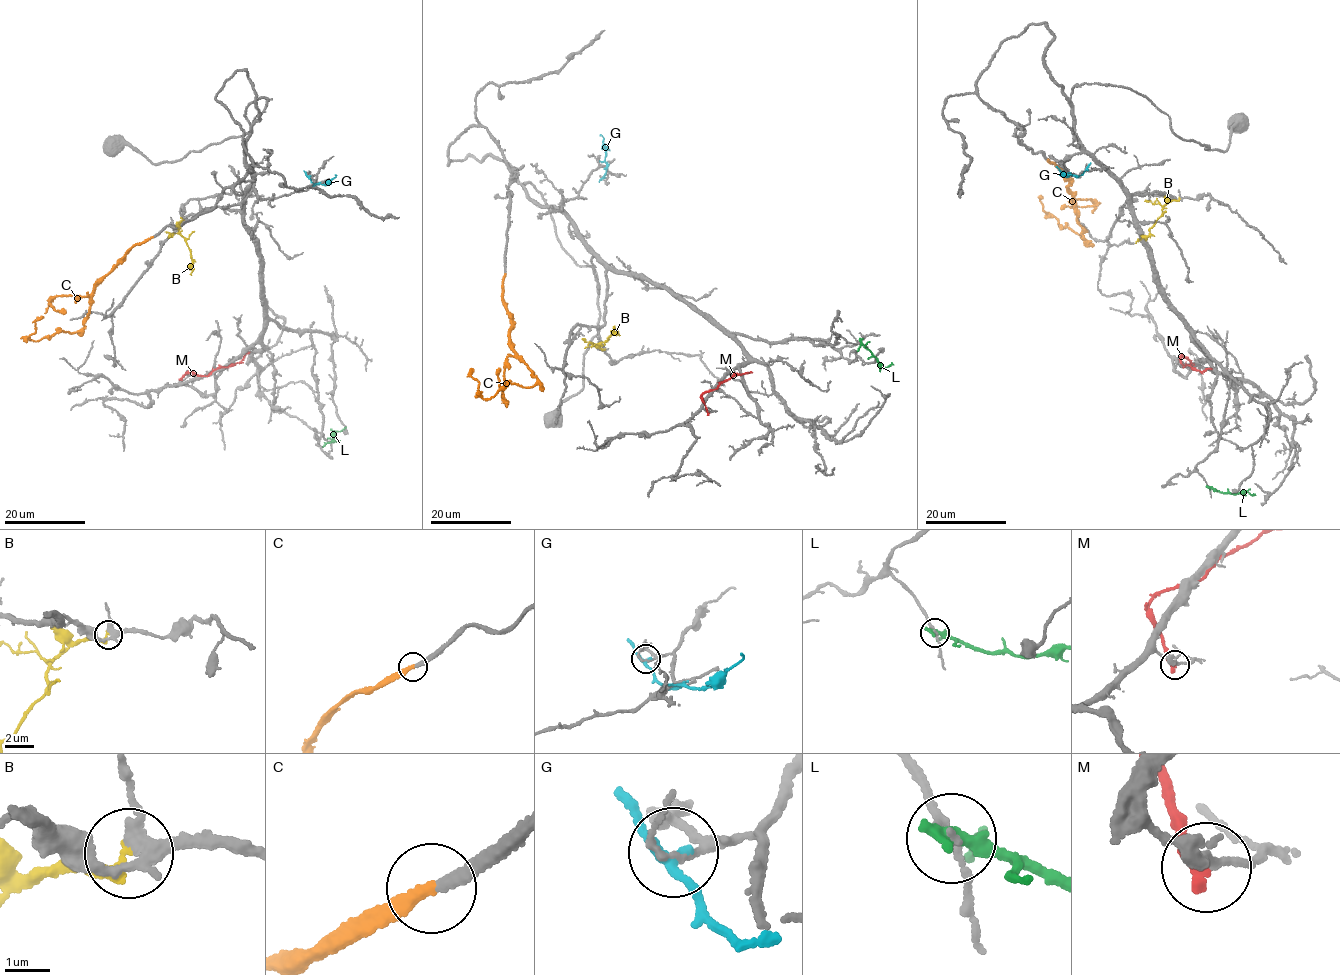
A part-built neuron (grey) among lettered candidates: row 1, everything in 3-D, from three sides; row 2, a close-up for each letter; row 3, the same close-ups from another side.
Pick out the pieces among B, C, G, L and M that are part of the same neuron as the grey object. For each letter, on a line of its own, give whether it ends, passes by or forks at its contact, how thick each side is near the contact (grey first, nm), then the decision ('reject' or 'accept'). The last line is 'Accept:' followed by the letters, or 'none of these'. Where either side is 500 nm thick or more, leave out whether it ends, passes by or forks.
B: it ends | 240/240 nm | reject
C: it ends | 280/300 nm | accept
G: it passes by | 90/190 nm | reject
L: it passes by | 170/280 nm | reject
M: it ends | 140/280 nm | reject
Accept: C

